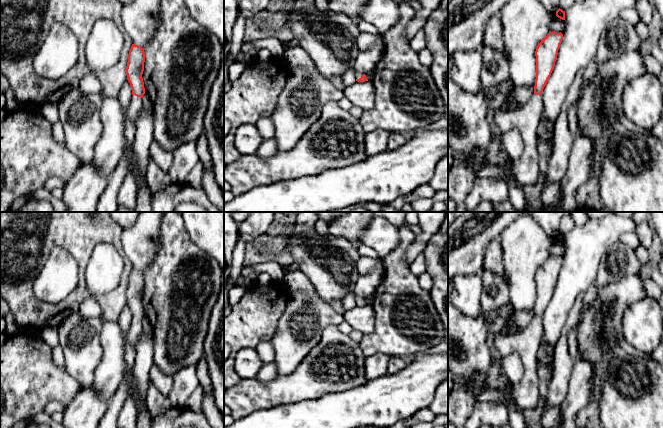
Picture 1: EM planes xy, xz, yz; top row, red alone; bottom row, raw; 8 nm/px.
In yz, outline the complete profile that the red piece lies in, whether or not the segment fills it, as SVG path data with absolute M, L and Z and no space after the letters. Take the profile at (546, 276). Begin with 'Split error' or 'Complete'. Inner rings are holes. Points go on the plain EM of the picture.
Split error. M551 256L538 268L536 280L536 303L534 318L519 334L504 337L496 334L494 345L503 356L517 352L524 364L523 378L512 384L512 395L517 406L531 410L535 409L539 398L539 376L537 374L536 353L541 344L543 333L542 316L551 300L557 284L558 274L563 264L563 258Z

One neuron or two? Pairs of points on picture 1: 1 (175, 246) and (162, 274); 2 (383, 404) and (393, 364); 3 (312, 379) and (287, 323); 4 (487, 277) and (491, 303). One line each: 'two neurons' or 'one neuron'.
1: one neuron
2: two neurons
3: two neurons
4: one neuron

